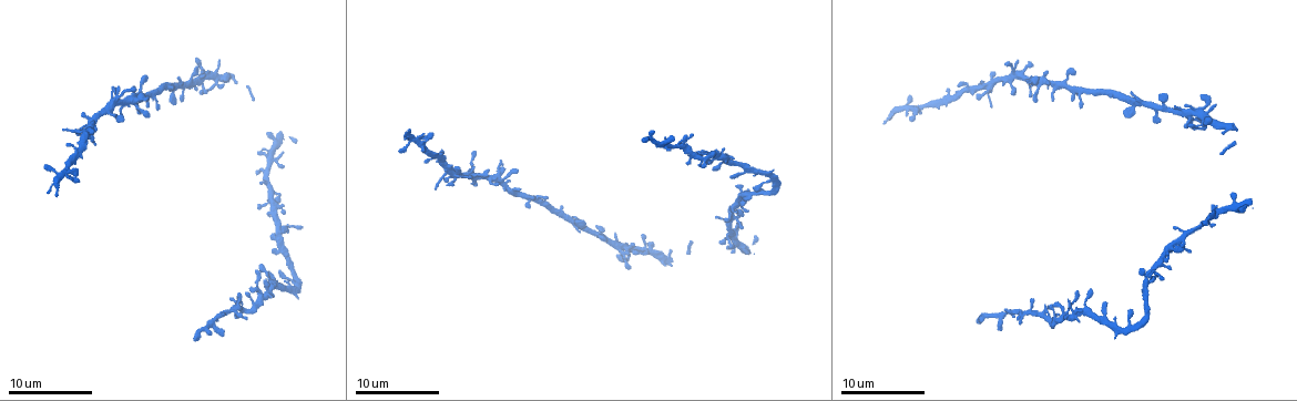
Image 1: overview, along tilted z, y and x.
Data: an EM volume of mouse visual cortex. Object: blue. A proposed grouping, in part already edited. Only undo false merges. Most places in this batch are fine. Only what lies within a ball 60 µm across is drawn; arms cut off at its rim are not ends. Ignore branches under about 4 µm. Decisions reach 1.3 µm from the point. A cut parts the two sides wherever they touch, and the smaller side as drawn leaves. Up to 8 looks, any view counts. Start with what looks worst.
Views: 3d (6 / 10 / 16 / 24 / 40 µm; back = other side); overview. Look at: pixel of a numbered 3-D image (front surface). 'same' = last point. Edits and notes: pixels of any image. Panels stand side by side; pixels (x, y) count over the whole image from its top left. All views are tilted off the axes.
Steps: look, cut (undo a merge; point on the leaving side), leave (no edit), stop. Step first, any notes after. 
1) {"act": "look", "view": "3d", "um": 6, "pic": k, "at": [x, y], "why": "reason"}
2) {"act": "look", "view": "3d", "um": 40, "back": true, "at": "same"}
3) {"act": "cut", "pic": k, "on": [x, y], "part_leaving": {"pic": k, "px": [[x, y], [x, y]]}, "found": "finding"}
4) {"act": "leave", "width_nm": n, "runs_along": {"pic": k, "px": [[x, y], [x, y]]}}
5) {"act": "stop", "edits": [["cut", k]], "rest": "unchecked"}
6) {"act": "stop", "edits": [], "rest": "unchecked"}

{"act": "look", "view": "3d", "um": 6, "pic": 1, "at": [259, 293], "why": "four arms meet"}

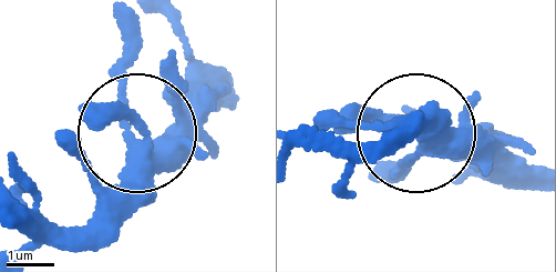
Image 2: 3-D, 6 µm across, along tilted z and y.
{"act": "leave", "arms": 4, "found": "all the same cell"}

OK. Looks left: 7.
{"act": "look", "view": "3d", "um": 16, "pic": 1, "at": [684, 149], "why": "thick turns thin"}

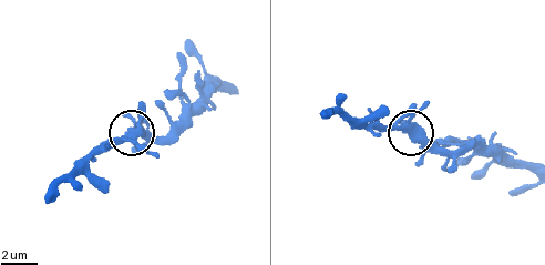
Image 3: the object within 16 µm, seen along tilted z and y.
{"act": "leave", "arms": 3, "found": "continuous, no second cell"}

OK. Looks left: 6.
{"act": "look", "view": "3d", "um": 10, "pic": 1, "at": [1158, 264], "why": "calibre changes"}

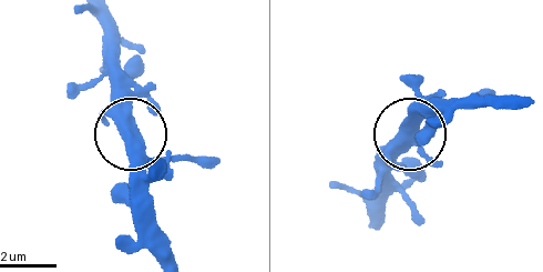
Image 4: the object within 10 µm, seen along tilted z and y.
{"act": "leave", "arms": 4, "found": "one cell here"}

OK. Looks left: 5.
{"act": "look", "view": "3d", "um": 10, "pic": 1, "at": [651, 141], "why": "thin neck"}

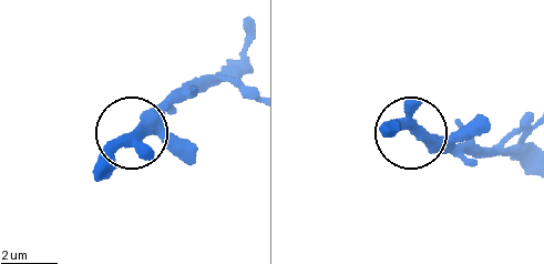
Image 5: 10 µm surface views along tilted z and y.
{"act": "leave", "found": "continuous, no second cell"}

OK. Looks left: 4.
{"act": "stop", "edits": [], "rest": "unchecked"}

